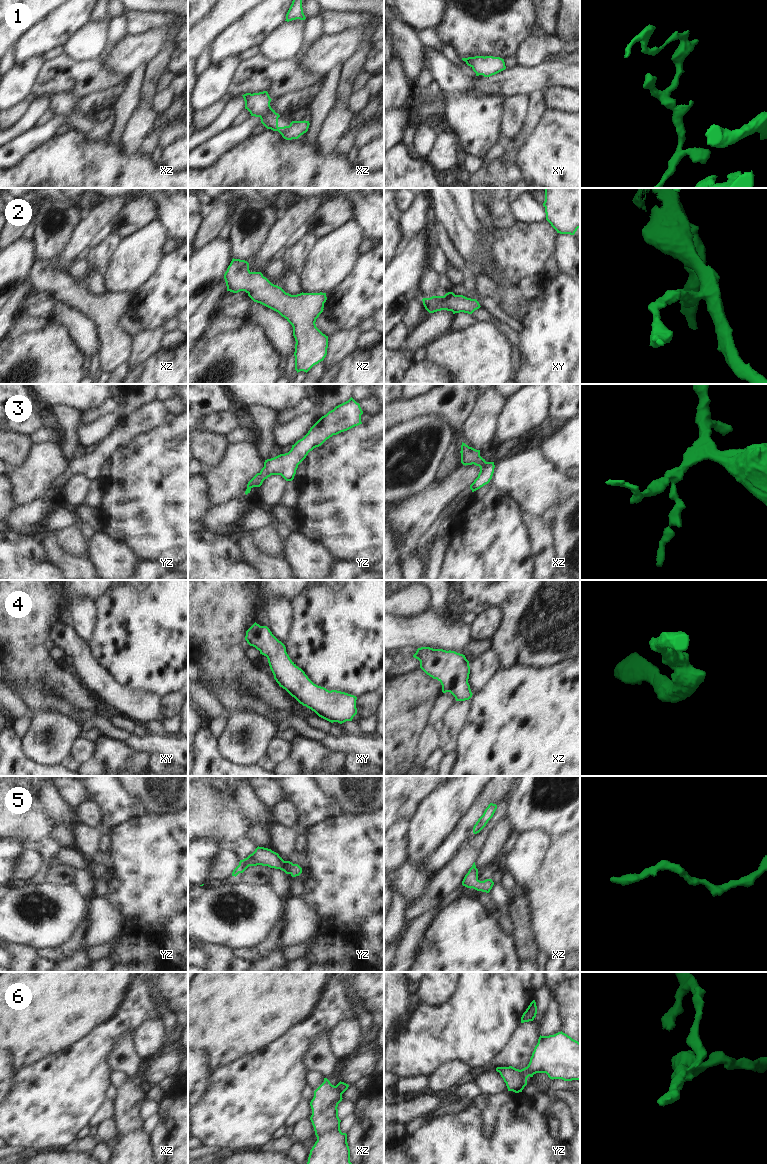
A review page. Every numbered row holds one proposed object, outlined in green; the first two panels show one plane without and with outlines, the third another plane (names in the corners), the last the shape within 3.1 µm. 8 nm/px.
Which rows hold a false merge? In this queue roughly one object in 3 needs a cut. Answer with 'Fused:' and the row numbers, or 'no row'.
Fused: 6

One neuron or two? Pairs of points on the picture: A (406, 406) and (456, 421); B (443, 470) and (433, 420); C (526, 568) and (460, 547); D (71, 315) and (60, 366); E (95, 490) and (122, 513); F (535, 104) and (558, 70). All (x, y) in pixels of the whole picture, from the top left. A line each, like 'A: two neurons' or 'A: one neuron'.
A: one neuron
B: two neurons
C: one neuron
D: two neurons
E: two neurons
F: two neurons

